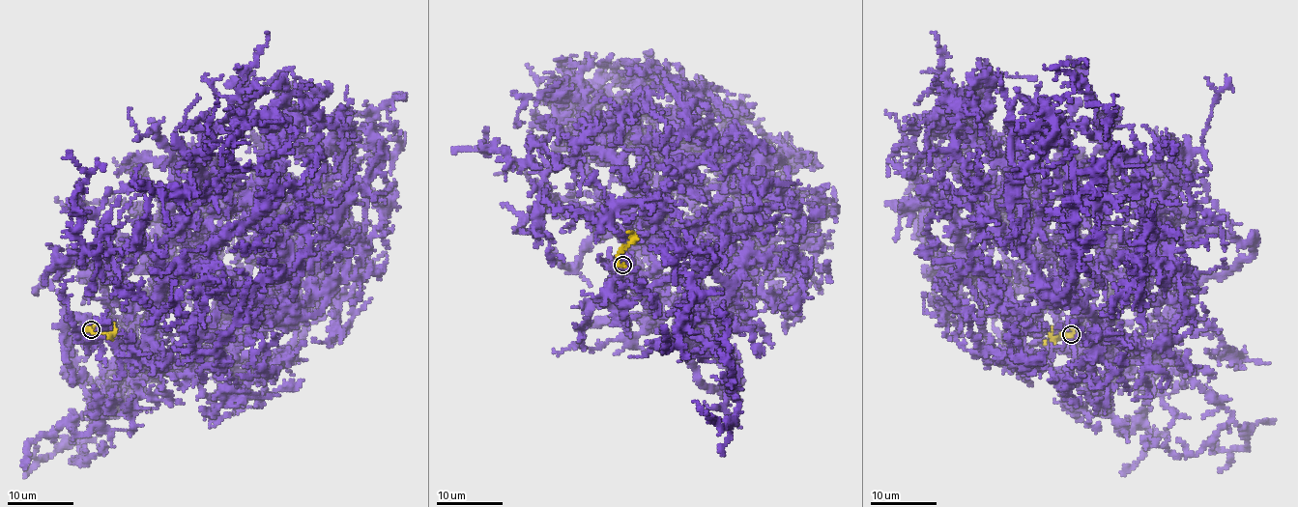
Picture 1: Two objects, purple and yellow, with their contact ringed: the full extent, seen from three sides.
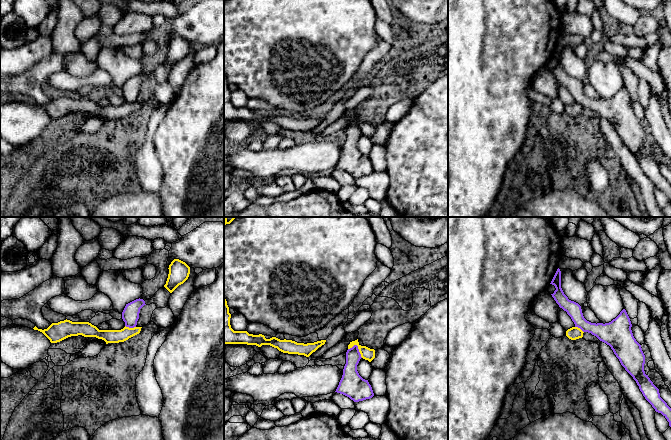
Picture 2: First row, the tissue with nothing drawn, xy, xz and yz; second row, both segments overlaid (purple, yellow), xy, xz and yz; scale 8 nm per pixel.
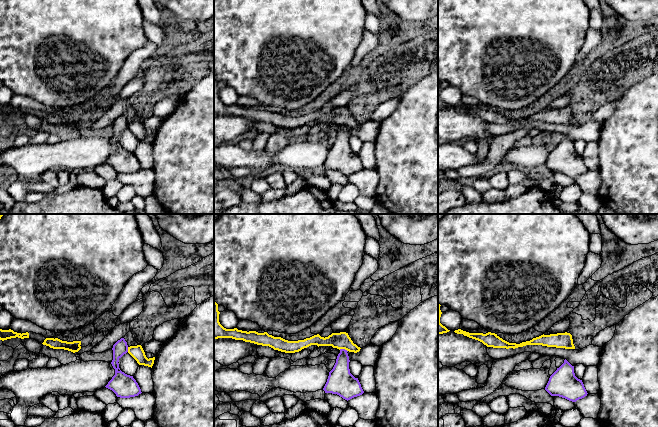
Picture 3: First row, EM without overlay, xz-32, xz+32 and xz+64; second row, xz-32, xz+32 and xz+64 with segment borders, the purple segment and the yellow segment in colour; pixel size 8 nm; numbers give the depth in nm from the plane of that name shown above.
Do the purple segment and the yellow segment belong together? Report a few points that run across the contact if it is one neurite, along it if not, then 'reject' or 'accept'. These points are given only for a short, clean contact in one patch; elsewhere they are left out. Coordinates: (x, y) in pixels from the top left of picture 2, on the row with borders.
xz (348, 348), (356, 345), (362, 357) | reject

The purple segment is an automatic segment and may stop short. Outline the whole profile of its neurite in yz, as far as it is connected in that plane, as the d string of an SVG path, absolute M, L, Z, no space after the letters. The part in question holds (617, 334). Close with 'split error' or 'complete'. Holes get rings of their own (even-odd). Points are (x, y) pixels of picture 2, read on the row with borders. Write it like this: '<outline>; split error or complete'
M558 268L551 283L555 286L552 297L567 314L571 317L575 327L583 332L591 333L600 341L611 347L621 365L633 377L639 386L645 399L652 405L656 412L661 413L671 427L671 408L660 397L659 389L645 374L645 355L641 345L633 336L630 318L625 309L609 323L591 323L582 313L581 306L568 299L561 288L561 271Z; complete

